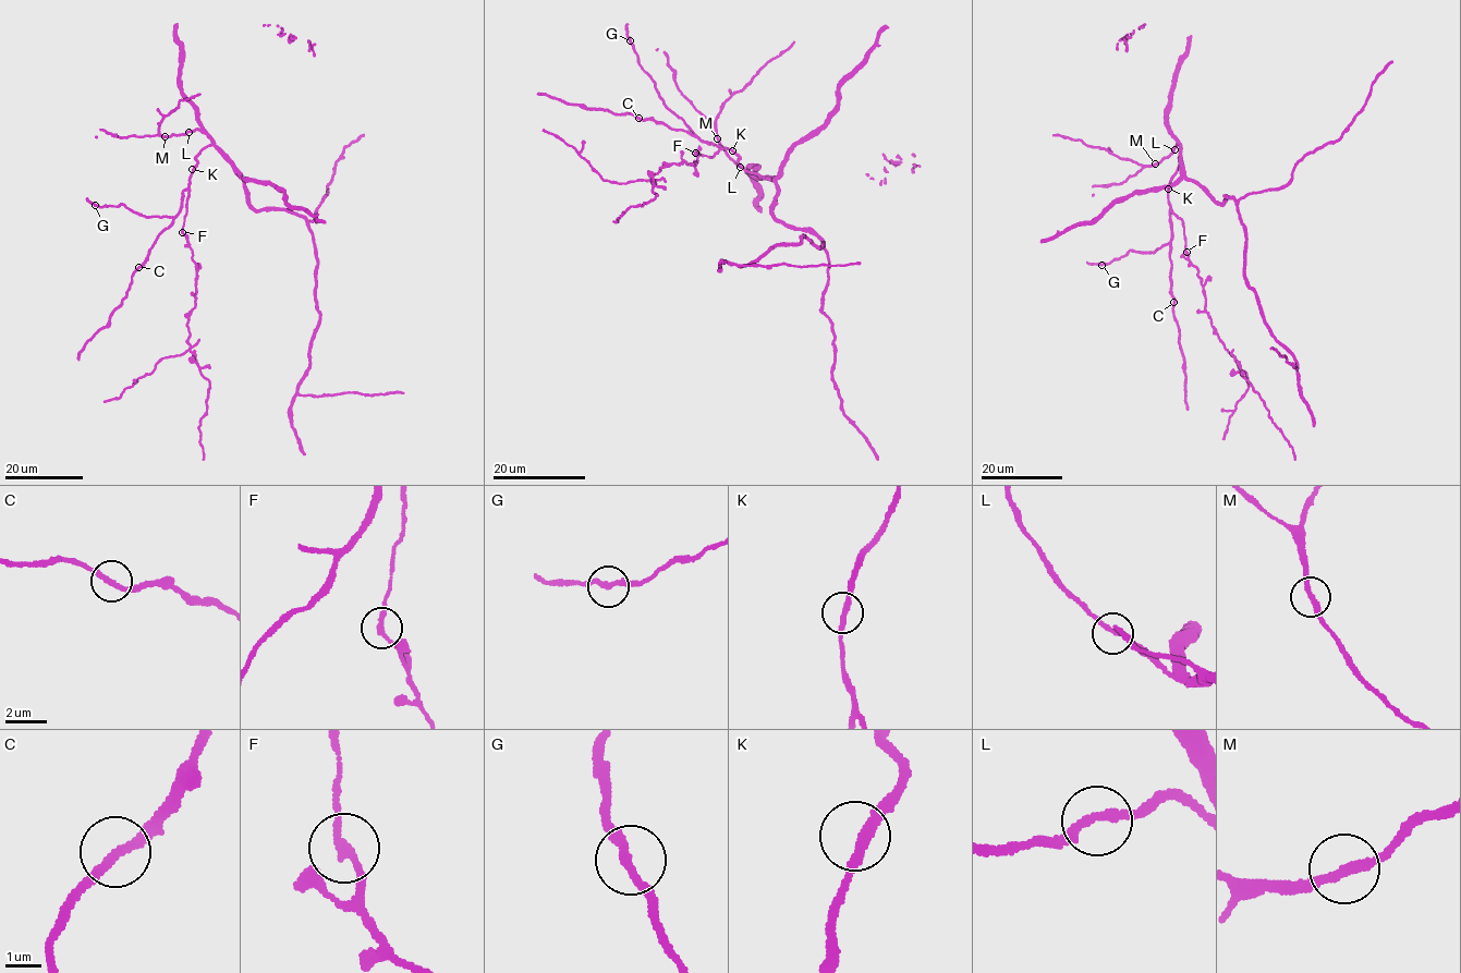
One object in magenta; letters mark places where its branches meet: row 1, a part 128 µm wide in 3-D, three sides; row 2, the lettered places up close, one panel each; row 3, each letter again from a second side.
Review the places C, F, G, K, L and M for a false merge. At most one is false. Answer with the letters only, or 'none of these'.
F

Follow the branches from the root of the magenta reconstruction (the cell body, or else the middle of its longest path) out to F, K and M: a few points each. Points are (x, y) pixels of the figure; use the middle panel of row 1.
F: (775, 183), (747, 172), (739, 165), (740, 157), (726, 146), (710, 157), (695, 153)
K: (775, 183), (747, 172), (732, 150)
M: (775, 183), (767, 178), (758, 180), (741, 168), (717, 138)

